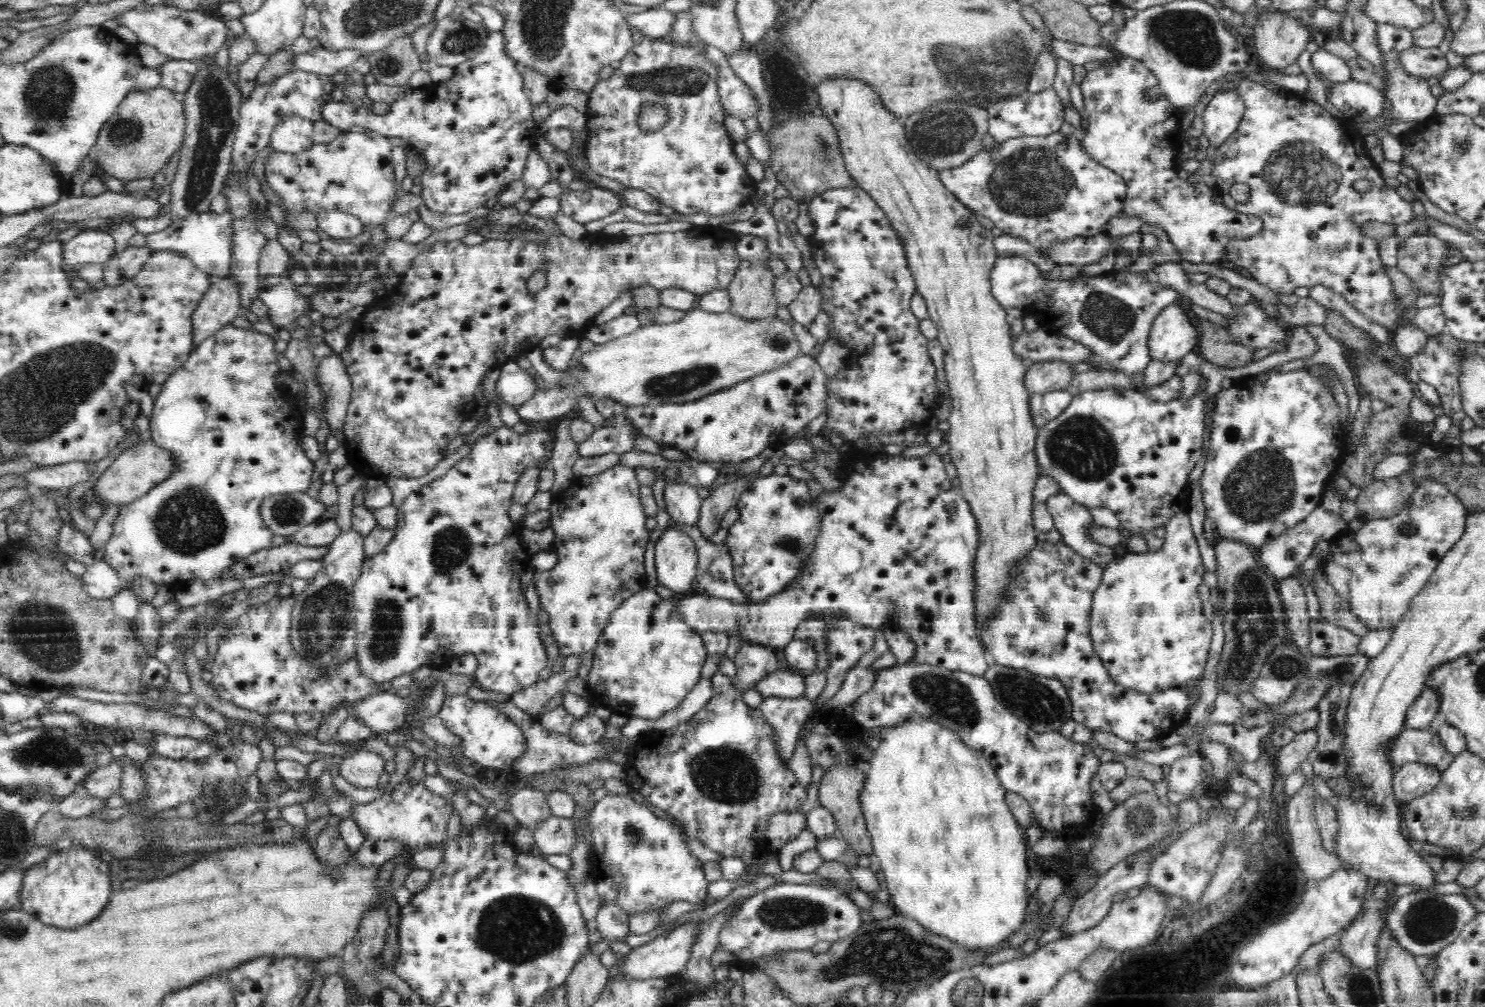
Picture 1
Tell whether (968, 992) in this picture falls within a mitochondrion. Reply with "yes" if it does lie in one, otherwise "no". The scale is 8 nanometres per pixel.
yes

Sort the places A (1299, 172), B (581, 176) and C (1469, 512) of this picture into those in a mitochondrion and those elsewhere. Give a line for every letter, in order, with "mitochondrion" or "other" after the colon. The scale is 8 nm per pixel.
A: mitochondrion
B: other
C: other

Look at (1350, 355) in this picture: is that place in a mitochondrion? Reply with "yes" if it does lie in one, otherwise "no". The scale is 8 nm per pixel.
no

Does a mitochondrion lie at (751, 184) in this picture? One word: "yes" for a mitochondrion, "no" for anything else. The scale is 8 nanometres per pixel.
no

